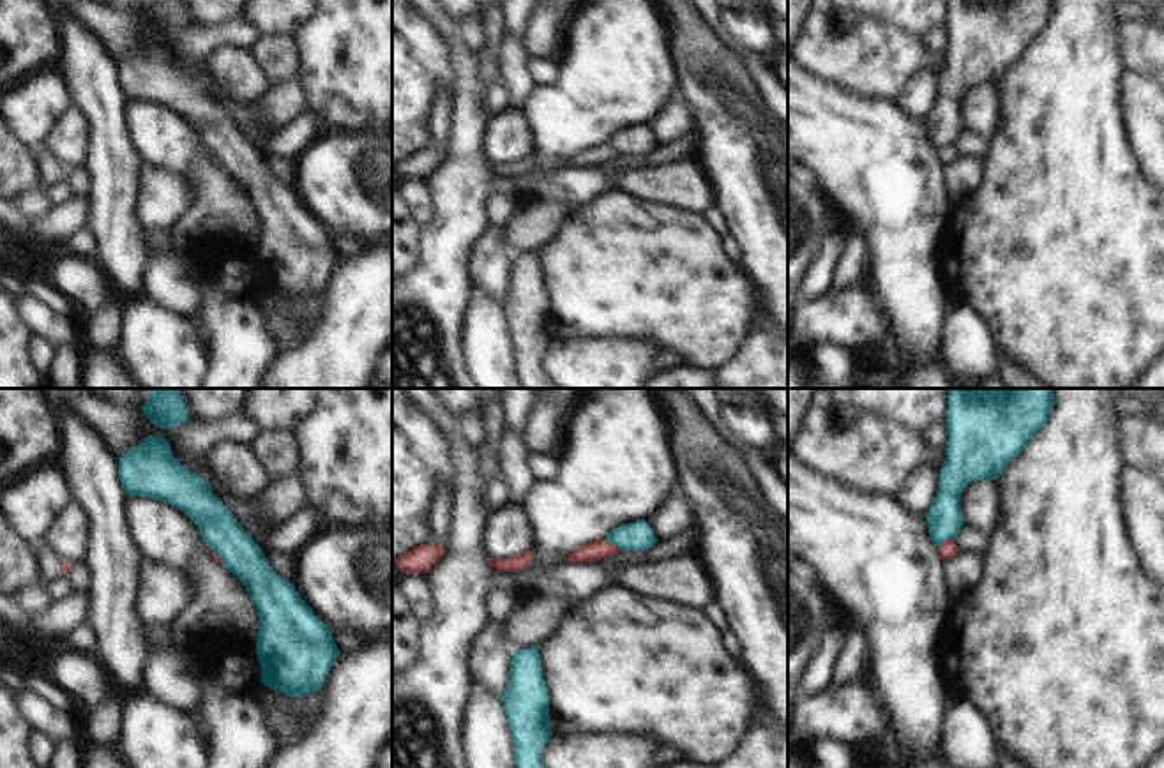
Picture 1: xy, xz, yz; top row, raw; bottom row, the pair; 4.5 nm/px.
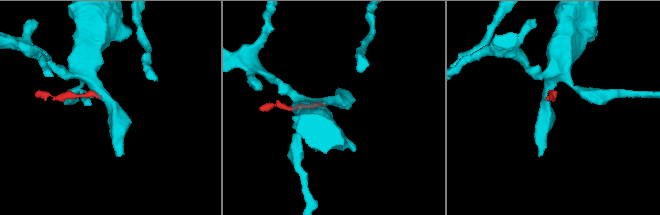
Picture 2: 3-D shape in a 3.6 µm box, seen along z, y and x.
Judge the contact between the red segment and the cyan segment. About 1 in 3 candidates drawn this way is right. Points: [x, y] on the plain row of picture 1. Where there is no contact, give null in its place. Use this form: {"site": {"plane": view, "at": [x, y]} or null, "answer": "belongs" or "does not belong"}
{"site": {"plane": "yz", "at": [947, 145]}, "answer": "does not belong"}

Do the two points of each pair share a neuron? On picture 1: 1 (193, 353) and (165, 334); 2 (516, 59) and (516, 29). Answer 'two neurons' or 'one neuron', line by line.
1: one neuron
2: two neurons

